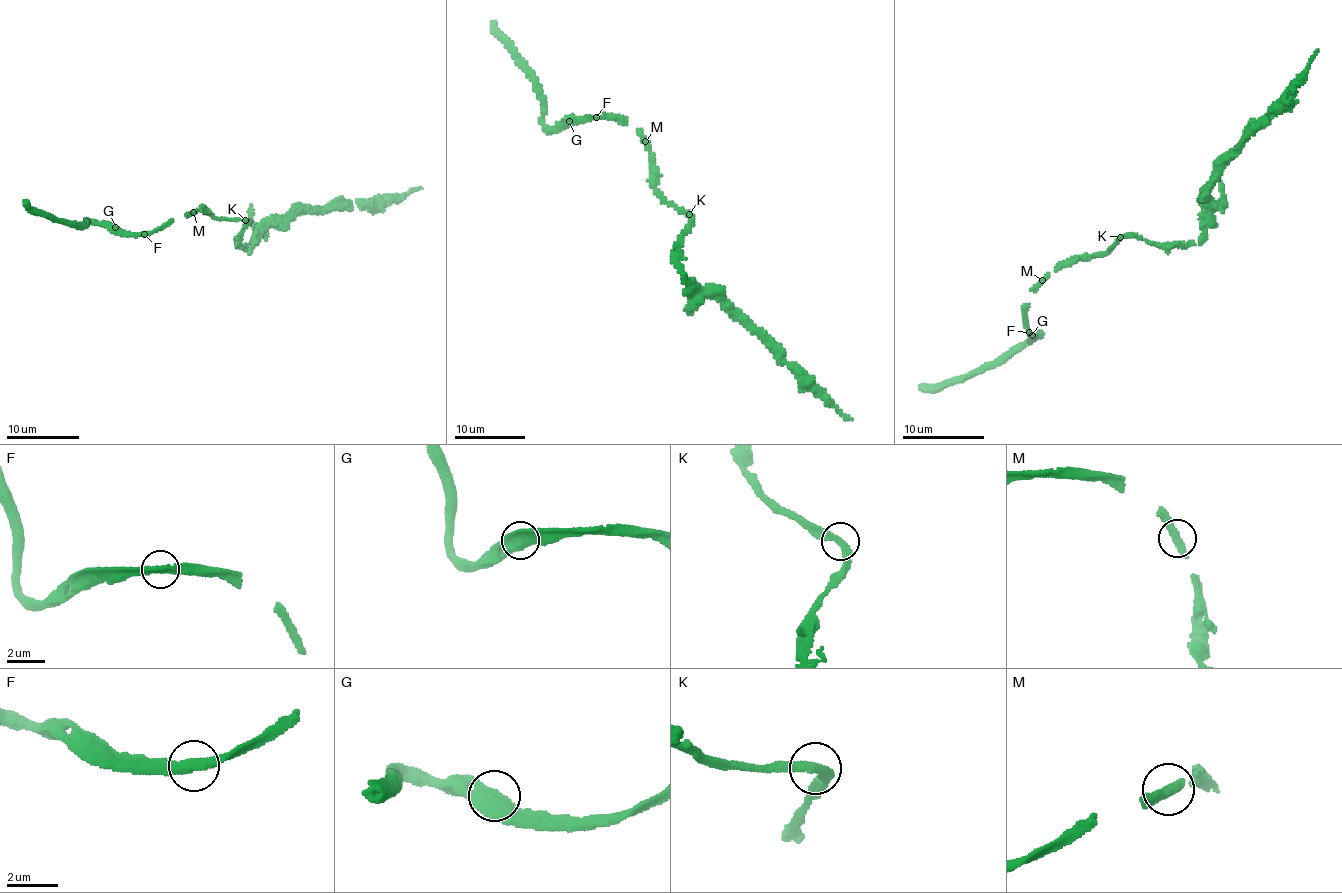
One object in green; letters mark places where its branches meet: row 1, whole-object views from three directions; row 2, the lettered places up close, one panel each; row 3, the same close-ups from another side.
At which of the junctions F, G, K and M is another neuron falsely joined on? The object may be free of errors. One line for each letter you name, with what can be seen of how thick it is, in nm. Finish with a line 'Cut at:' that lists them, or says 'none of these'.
Cut at: none of these

